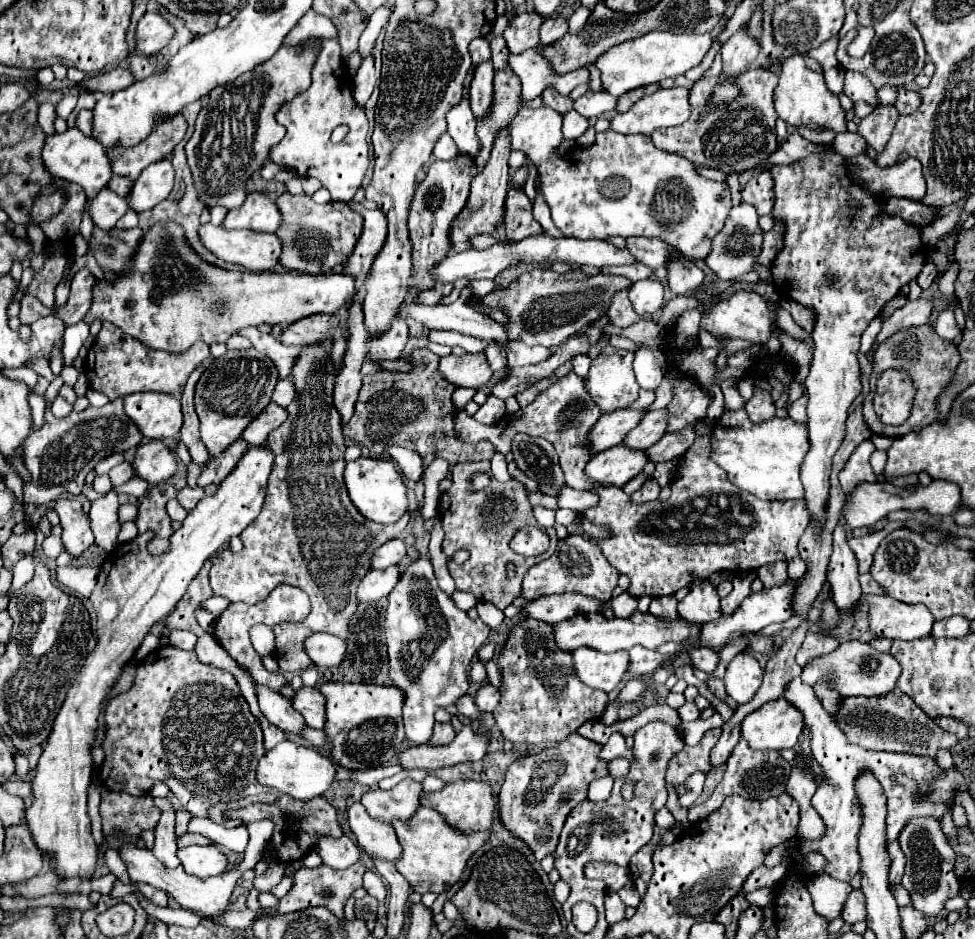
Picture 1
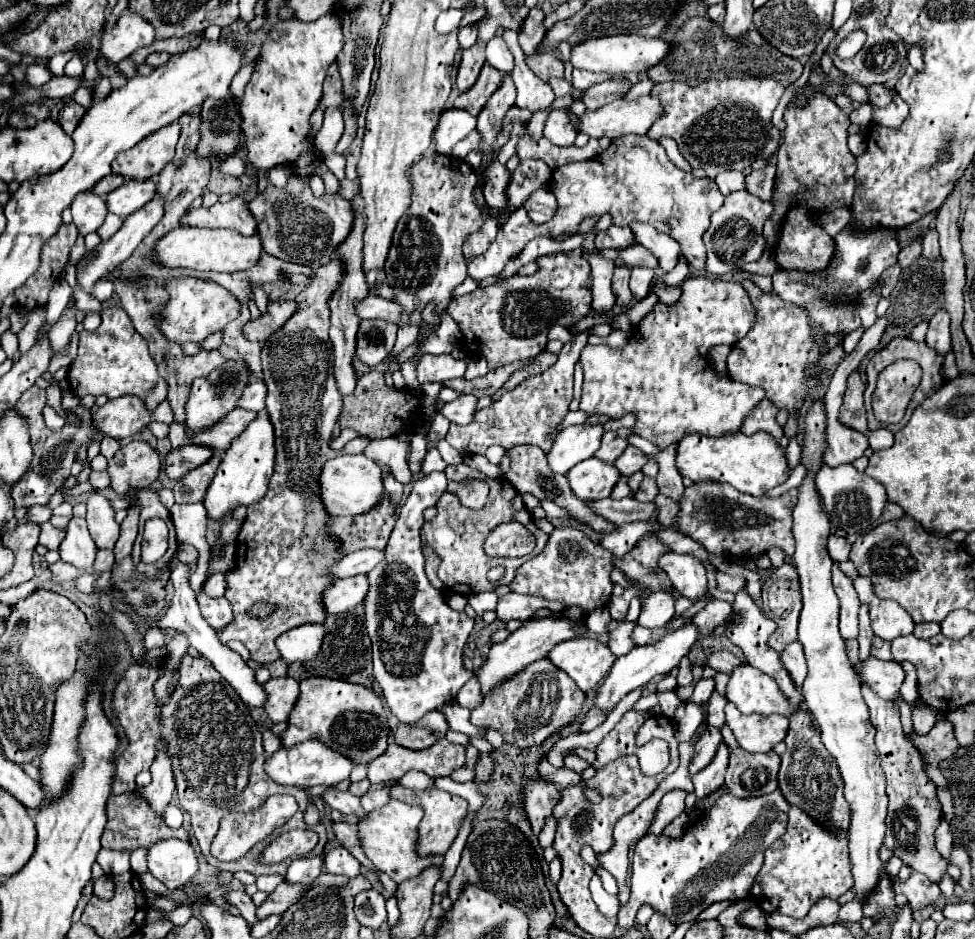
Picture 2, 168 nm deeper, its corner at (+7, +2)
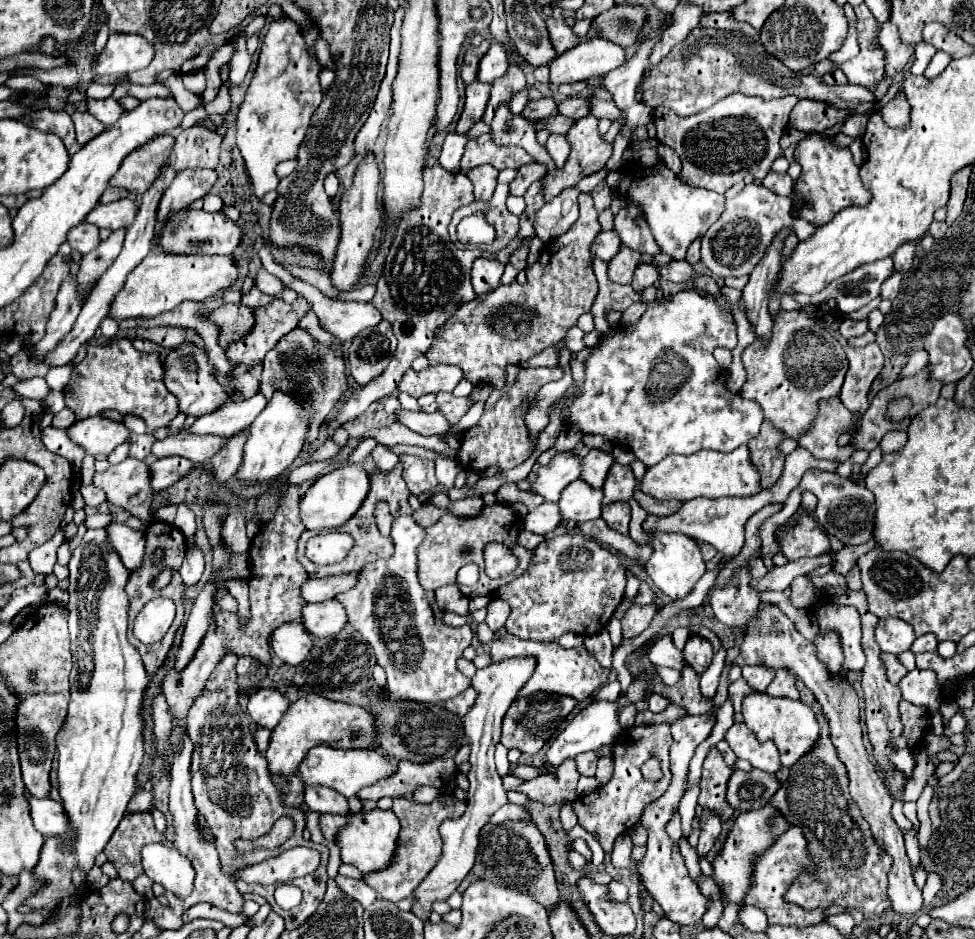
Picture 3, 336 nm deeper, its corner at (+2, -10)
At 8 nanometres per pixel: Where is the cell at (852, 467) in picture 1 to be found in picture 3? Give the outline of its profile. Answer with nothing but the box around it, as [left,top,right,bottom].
[798,397,854,461]

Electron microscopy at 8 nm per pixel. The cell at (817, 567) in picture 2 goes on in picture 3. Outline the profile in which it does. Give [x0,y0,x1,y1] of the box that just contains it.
[814,635,842,675]

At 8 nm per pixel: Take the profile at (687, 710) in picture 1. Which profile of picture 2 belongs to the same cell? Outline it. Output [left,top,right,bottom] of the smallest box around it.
[659,691,681,719]

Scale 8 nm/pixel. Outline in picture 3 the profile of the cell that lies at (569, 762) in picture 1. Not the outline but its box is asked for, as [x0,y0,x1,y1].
[576,751,598,776]

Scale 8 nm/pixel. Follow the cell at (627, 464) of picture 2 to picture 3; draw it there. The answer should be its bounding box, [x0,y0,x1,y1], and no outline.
[602,463,636,505]

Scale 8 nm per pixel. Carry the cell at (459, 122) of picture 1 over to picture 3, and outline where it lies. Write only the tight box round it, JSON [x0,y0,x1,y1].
[440,133,466,173]

